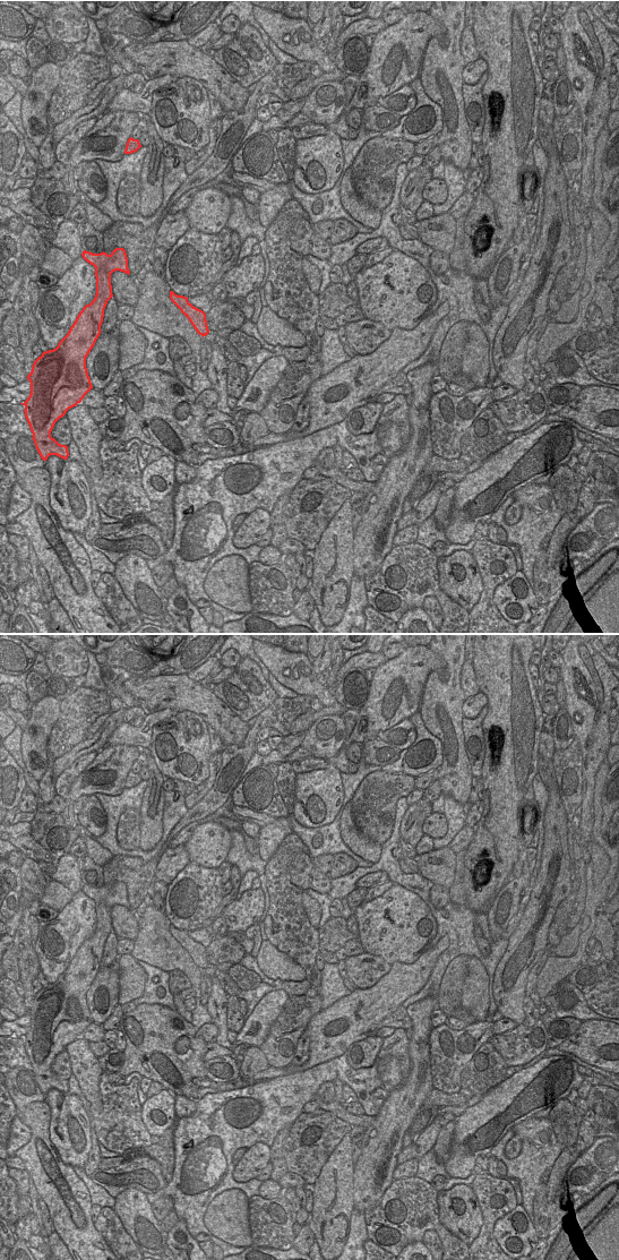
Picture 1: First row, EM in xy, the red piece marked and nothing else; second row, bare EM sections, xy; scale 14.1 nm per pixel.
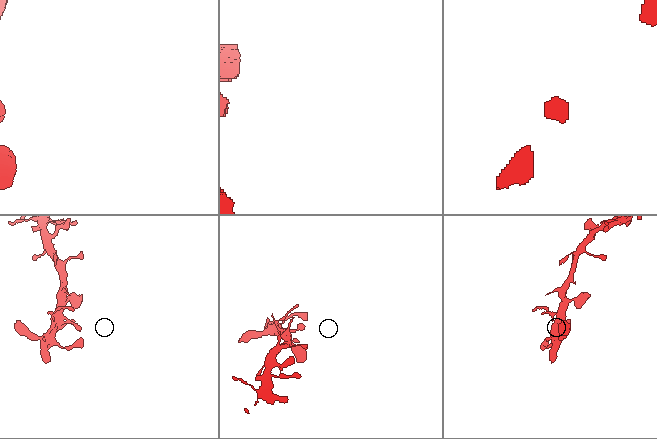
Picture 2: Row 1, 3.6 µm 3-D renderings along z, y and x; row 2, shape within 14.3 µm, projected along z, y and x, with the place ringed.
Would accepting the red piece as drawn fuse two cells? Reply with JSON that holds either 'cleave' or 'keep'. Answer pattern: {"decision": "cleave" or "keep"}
{"decision": "keep"}

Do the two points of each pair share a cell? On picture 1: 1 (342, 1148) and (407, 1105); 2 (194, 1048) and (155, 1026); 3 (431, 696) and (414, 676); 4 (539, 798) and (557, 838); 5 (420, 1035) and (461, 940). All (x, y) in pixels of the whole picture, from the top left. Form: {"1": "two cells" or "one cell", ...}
{"1": "two cells", "2": "one cell", "3": "two cells", "4": "two cells", "5": "two cells"}

